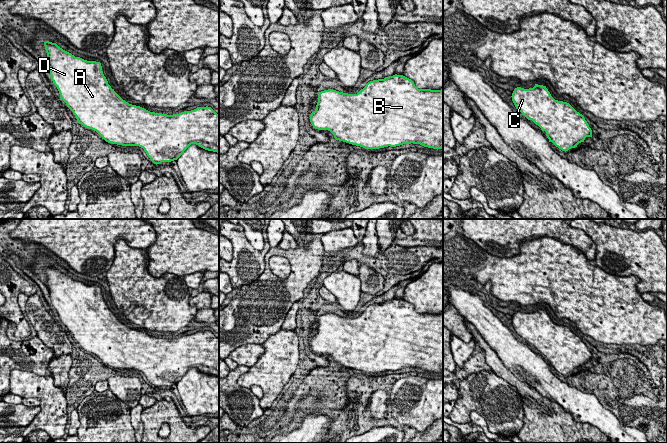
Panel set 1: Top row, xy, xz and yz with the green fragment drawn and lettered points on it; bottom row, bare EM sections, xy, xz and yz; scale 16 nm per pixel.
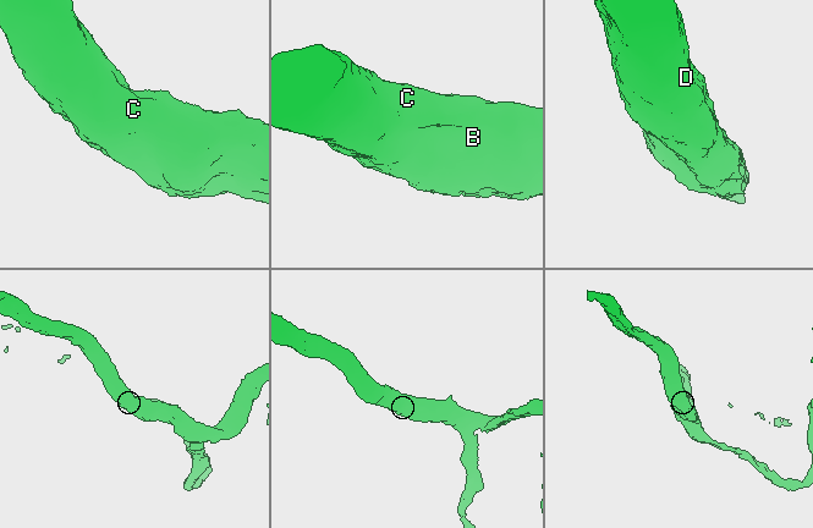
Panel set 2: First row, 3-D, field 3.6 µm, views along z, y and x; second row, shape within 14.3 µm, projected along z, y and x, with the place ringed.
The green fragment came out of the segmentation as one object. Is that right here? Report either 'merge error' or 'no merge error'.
no merge error

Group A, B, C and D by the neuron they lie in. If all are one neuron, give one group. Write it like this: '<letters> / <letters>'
A B C D

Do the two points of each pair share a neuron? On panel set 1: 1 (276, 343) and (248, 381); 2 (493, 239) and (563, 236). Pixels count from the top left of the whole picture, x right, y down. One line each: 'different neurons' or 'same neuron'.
1: same neuron
2: same neuron

